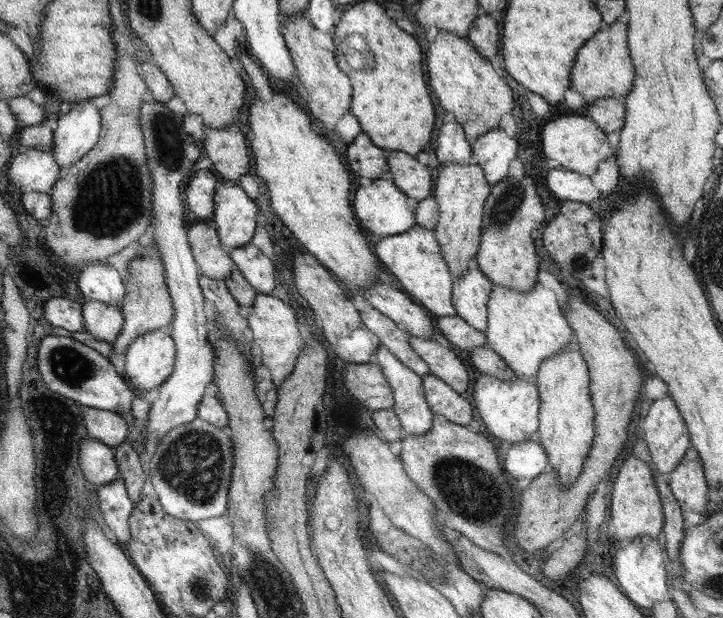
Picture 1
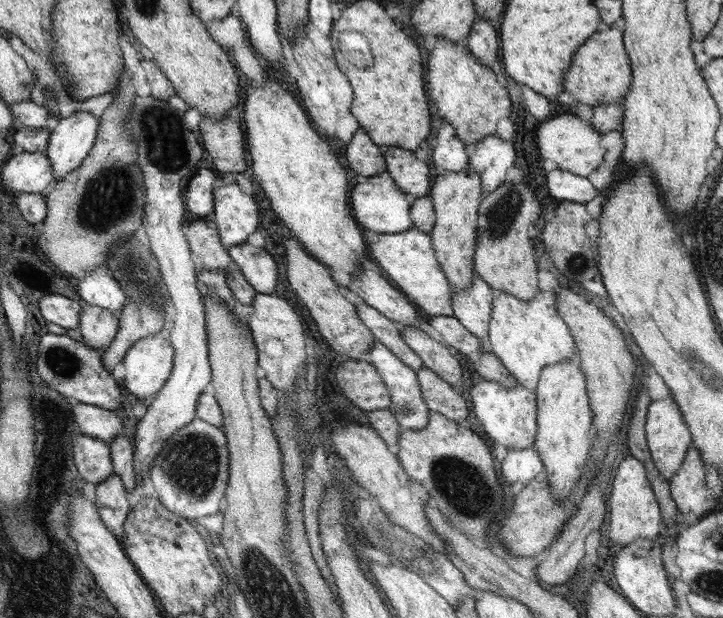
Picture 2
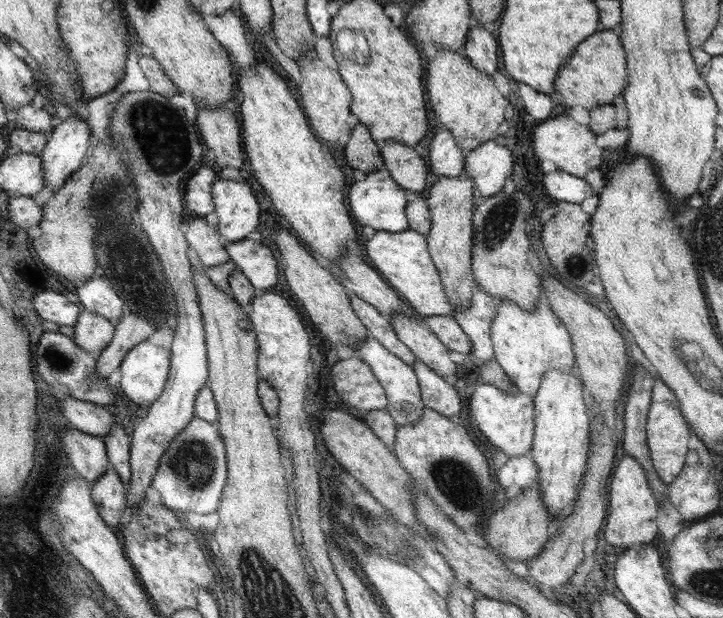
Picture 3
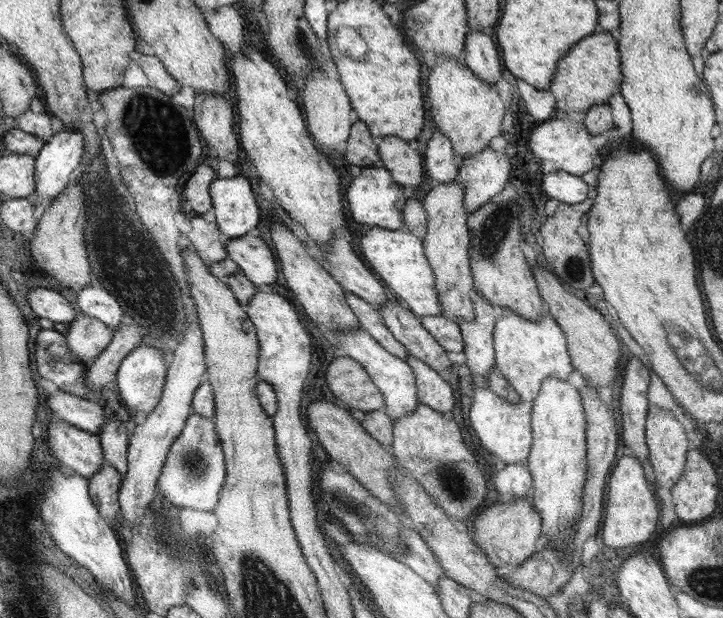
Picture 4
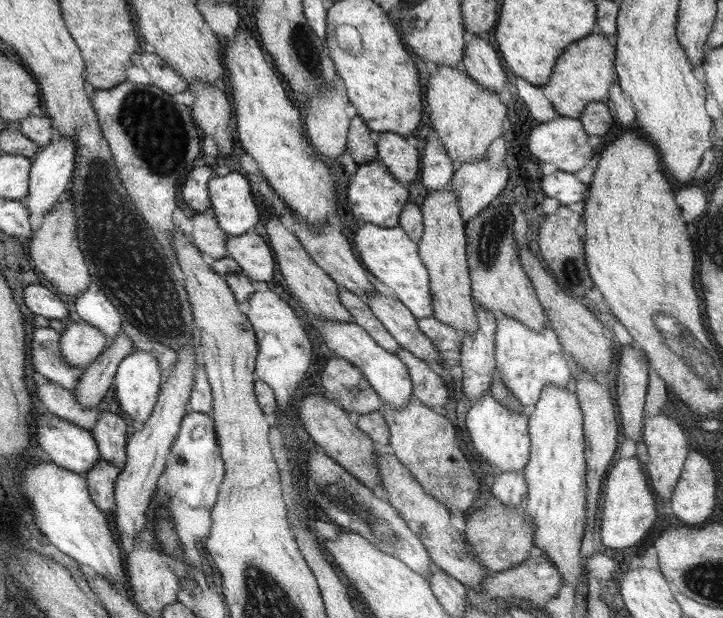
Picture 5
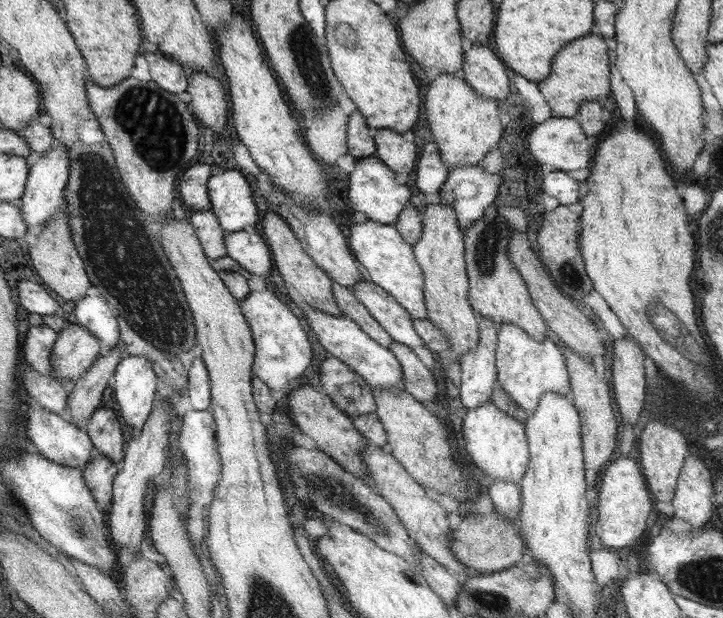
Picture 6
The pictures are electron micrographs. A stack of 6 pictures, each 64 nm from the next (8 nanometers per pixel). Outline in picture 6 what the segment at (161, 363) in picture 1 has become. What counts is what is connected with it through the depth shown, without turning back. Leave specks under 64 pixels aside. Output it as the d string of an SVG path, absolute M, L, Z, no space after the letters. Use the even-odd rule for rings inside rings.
M129 355L118 363L111 385L114 390L114 400L117 401L116 408L120 410L124 422L139 432L151 416L151 411L158 398L158 389L161 386L159 375L154 369L154 363L146 356Z

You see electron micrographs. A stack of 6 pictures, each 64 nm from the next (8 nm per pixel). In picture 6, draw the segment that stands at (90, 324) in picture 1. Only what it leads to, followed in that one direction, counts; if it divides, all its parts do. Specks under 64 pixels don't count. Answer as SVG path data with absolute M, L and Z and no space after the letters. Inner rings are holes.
M77 323L68 324L58 333L59 338L52 348L52 363L55 367L52 377L69 388L95 364L103 351L99 338Z

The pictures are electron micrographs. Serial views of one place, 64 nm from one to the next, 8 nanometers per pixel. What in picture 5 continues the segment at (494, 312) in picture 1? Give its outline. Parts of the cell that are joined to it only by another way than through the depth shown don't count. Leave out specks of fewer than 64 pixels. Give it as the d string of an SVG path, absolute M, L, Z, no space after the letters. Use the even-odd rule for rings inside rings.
M499 315L497 318L497 329L495 334L495 367L497 375L502 382L510 389L510 392L521 402L524 409L532 409L539 402L543 389L549 384L552 386L566 386L570 380L570 368L566 363L568 356L562 343L559 341L558 331L551 325L542 332L534 331L531 327L524 326L515 318L508 318L506 315Z

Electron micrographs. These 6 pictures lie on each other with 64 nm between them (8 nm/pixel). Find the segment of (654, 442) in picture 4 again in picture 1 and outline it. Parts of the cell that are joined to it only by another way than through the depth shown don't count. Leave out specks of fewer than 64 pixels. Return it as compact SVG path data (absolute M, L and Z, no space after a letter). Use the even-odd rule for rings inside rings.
M670 395L662 400L654 400L651 405L646 416L639 421L639 427L650 450L652 466L667 477L686 456L690 448L690 431L687 424L684 424L685 420L682 420L683 416L680 416L681 412L678 412L675 399Z

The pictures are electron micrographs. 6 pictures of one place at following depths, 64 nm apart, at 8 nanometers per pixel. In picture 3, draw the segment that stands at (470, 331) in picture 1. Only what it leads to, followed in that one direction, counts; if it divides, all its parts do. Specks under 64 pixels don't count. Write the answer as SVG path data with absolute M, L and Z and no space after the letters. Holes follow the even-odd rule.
M425 316L422 320L428 324L429 330L440 339L450 350L461 352L471 356L472 343L463 328L456 322L454 317L446 316Z

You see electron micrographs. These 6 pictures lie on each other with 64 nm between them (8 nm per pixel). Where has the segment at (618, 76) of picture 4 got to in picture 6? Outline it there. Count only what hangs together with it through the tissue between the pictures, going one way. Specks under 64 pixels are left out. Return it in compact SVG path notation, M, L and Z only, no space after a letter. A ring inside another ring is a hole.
M588 36L564 46L564 50L560 50L560 56L554 58L550 76L538 85L554 117L574 118L581 103L606 96L610 92L610 58L604 37Z

